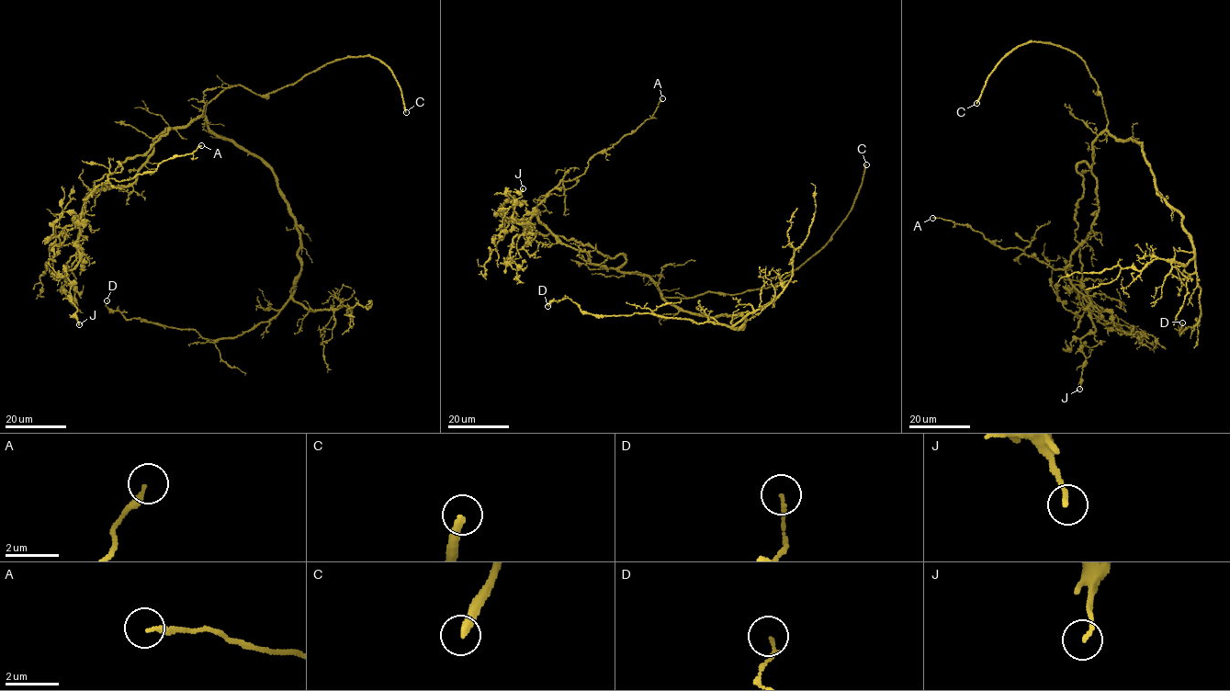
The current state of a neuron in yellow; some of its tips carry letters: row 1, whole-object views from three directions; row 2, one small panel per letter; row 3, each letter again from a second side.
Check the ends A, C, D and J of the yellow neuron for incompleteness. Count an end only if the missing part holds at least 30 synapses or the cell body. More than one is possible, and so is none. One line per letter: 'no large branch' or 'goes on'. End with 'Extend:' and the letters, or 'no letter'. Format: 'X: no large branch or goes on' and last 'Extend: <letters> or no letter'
A: no large branch
C: goes on
D: no large branch
J: no large branch
Extend: C

